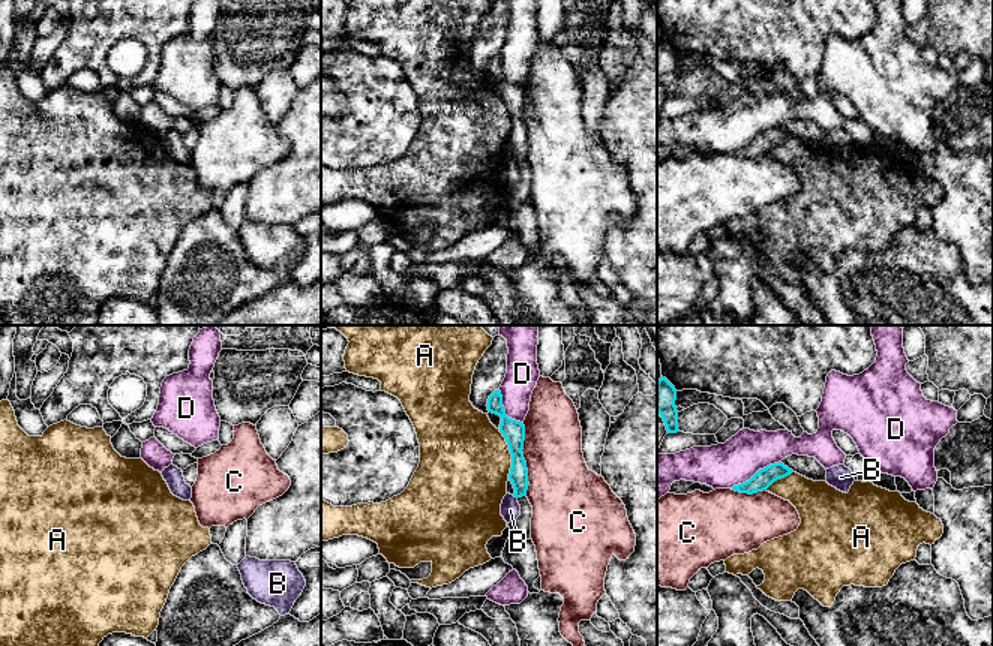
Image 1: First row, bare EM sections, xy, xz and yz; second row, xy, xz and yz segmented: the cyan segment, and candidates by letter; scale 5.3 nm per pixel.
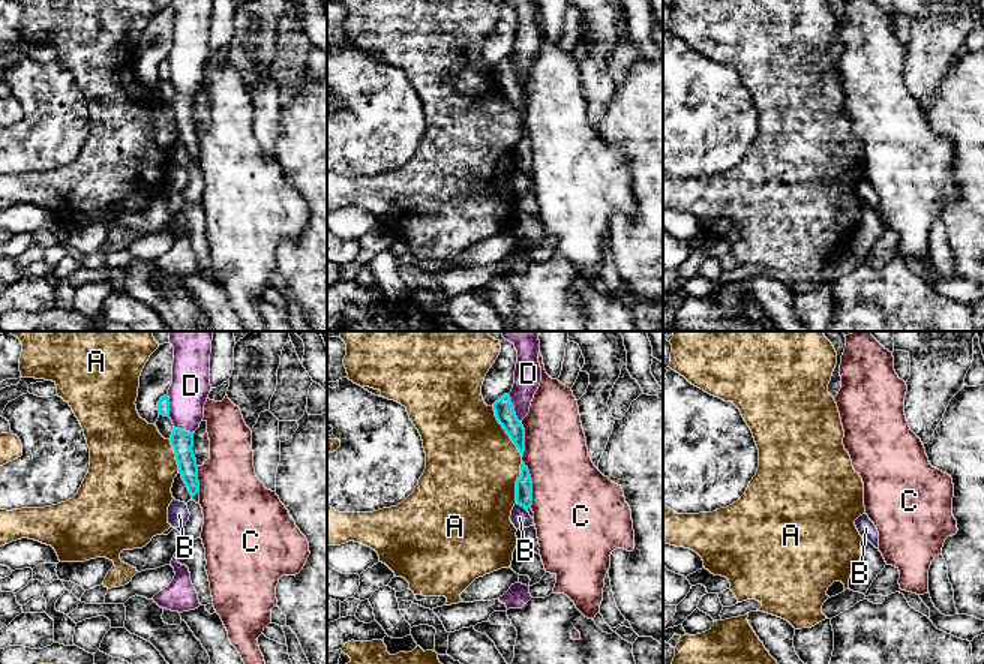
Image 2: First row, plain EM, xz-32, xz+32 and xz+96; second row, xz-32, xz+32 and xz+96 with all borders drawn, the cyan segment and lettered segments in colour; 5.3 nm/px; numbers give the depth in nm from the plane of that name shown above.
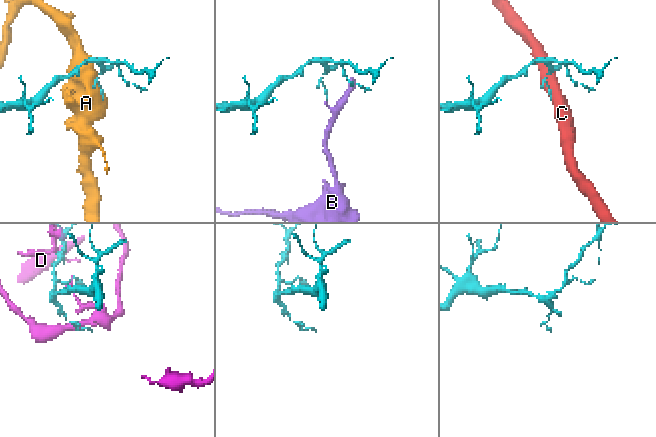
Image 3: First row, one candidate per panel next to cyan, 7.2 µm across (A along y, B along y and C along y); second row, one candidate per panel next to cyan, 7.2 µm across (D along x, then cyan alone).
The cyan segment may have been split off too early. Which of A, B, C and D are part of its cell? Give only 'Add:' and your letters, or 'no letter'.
Add: no letter

